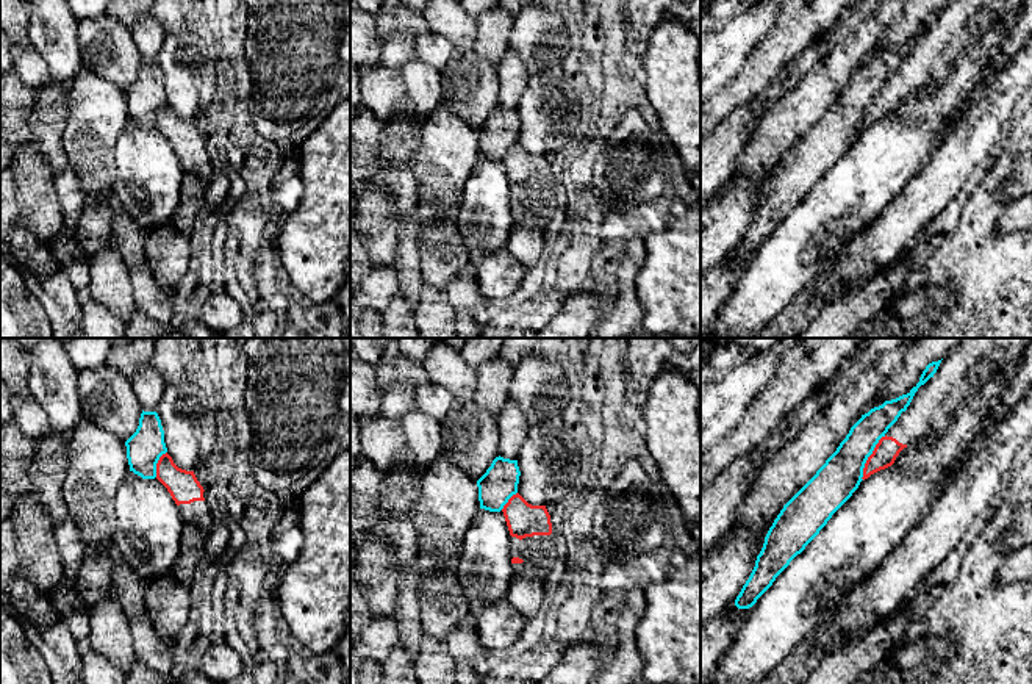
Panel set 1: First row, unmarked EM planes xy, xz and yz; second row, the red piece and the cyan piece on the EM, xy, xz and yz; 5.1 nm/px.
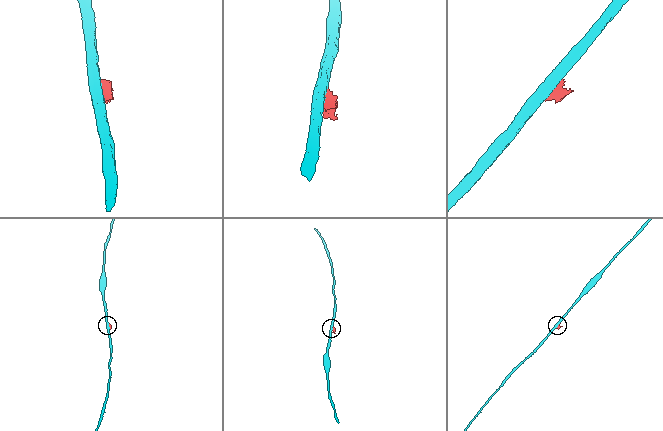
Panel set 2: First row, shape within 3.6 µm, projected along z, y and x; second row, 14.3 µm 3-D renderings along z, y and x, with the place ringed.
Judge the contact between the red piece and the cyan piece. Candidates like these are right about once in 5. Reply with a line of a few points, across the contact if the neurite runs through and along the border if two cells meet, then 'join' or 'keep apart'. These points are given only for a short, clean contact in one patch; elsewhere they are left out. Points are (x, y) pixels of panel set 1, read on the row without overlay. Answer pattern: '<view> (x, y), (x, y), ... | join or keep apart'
yz (885, 85), (868, 107), (862, 129) | keep apart

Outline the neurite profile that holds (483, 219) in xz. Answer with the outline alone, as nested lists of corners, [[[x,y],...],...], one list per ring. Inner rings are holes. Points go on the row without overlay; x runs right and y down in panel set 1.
[[[478,158],[453,222],[475,260],[507,247],[514,219],[511,185],[502,160]]]

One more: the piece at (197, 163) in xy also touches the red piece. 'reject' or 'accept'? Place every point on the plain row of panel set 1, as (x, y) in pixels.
accept

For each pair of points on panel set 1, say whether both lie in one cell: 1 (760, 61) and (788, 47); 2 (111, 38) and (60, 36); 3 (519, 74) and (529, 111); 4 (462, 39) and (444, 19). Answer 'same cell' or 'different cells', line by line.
1: same cell
2: different cells
3: different cells
4: same cell

